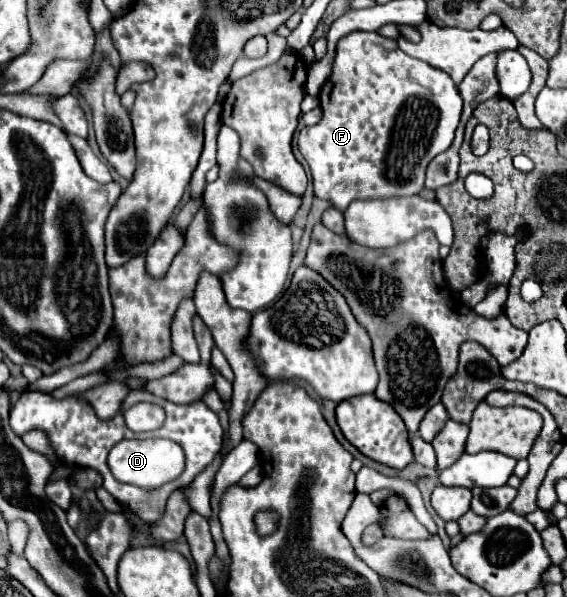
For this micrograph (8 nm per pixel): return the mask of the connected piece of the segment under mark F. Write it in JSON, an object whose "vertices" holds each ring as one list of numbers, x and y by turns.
{"vertices":[[353,31,353,33,349,33,349,35,339,39,337,55,335,55,335,61,333,61,333,73,327,79,327,83,321,87,319,103,321,103,321,109,323,109,323,119,317,125,313,125,313,127,301,129,301,133,299,133,299,151,303,155,303,159,307,161,309,169,311,169,315,195,319,199,323,199,323,201,329,201,339,211,345,211,349,207,349,203,355,201,355,199,387,199,387,197,411,197,411,195,417,195,423,189,423,185,425,185,425,169,427,169,429,161,437,153,443,153,445,149,449,149,449,145,453,143,455,129,457,129,457,123,459,123,459,117,461,117,461,109,463,109,459,87,453,83,453,79,447,73,443,73,441,69,435,69,435,67,431,67,431,65,427,65,427,63,423,63,419,59,413,59,413,57,405,55,397,47,397,41,381,37,375,31]]}

